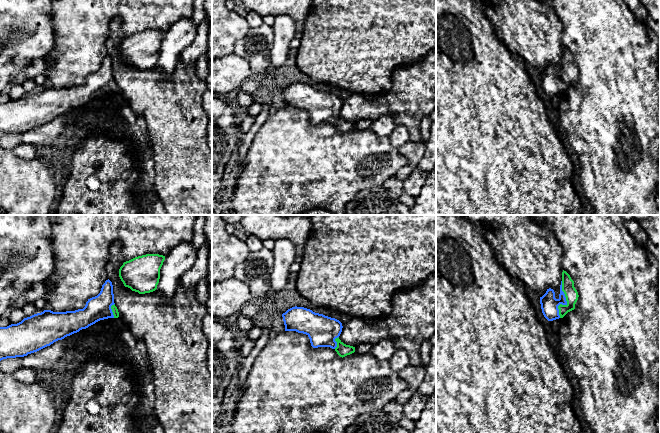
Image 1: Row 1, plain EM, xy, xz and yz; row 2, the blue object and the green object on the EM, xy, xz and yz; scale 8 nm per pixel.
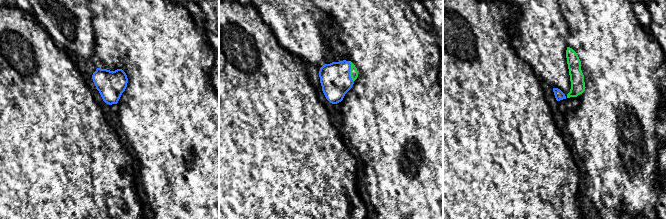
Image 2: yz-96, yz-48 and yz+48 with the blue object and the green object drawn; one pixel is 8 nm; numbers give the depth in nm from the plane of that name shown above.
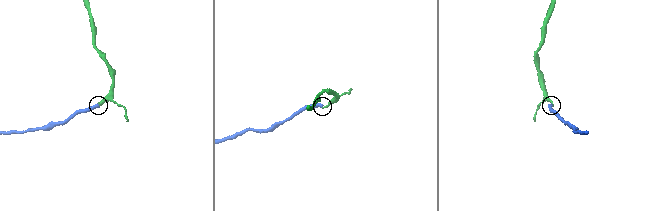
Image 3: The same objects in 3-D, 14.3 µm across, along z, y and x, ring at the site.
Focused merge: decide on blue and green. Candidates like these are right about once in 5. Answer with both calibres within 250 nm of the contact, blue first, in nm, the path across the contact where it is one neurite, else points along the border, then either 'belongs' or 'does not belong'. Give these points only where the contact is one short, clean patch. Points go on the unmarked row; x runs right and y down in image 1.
140 nm thick on the blue side, 110 nm on the other; runs through yz (549, 80), (566, 78), (571, 70); belongs

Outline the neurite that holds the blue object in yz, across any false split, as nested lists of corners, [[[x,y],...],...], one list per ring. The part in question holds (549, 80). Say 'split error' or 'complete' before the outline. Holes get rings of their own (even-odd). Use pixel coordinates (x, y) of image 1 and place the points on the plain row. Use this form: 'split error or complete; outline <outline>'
split error; outline [[[563,46],[559,74],[555,74],[555,68],[551,64],[547,65],[546,69],[540,73],[544,93],[548,97],[563,94],[568,88],[575,85],[578,73],[579,71],[574,63],[574,57],[570,51]]]

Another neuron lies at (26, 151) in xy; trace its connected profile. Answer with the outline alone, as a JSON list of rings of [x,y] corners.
[[[21,143],[12,150],[18,157],[25,160],[37,159],[37,147],[30,144]]]

